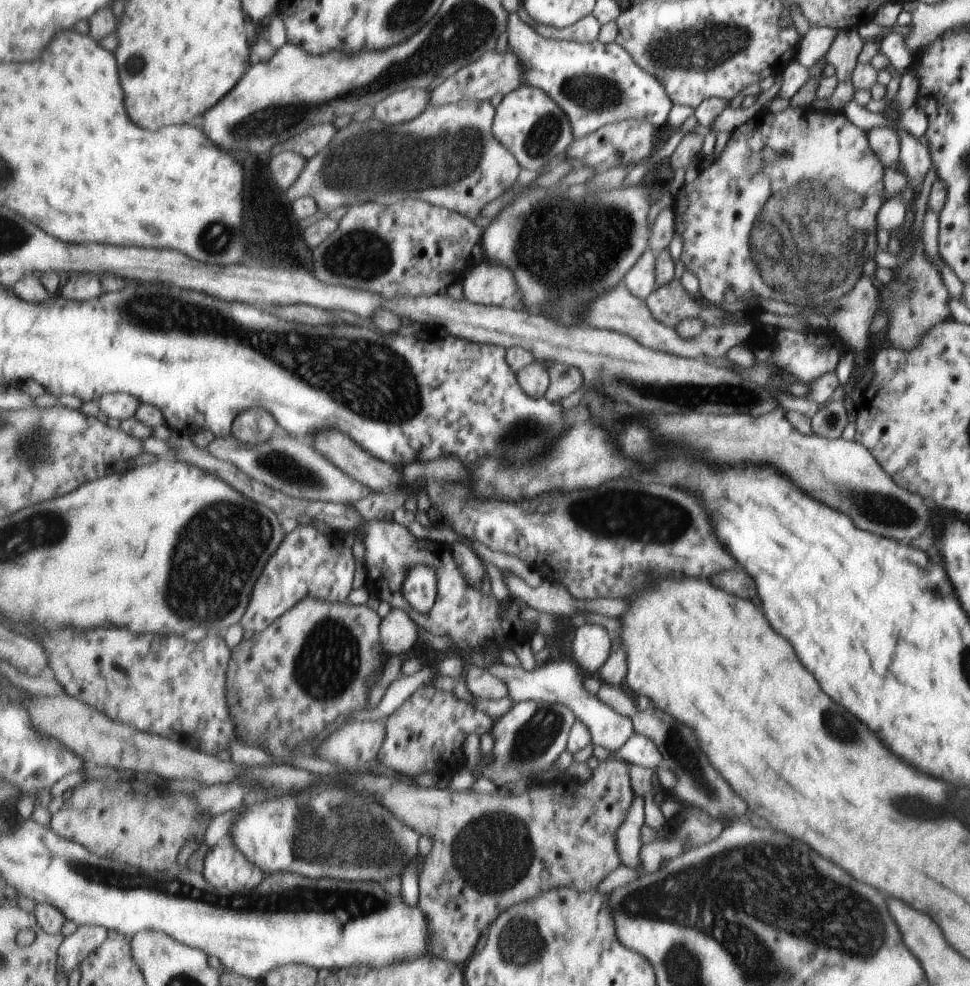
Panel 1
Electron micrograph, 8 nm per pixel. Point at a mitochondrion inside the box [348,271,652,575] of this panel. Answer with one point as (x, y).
(523, 435)

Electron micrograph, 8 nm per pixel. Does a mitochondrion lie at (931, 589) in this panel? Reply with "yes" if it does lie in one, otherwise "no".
yes

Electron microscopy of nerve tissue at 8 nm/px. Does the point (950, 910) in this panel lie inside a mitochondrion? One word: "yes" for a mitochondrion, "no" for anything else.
no

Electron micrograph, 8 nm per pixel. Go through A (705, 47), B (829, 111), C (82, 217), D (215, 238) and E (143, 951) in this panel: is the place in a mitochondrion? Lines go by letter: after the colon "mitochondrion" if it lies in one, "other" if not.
A: mitochondrion
B: other
C: other
D: mitochondrion
E: other

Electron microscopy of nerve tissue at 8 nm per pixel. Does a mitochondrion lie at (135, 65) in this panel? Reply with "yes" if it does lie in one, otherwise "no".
yes

